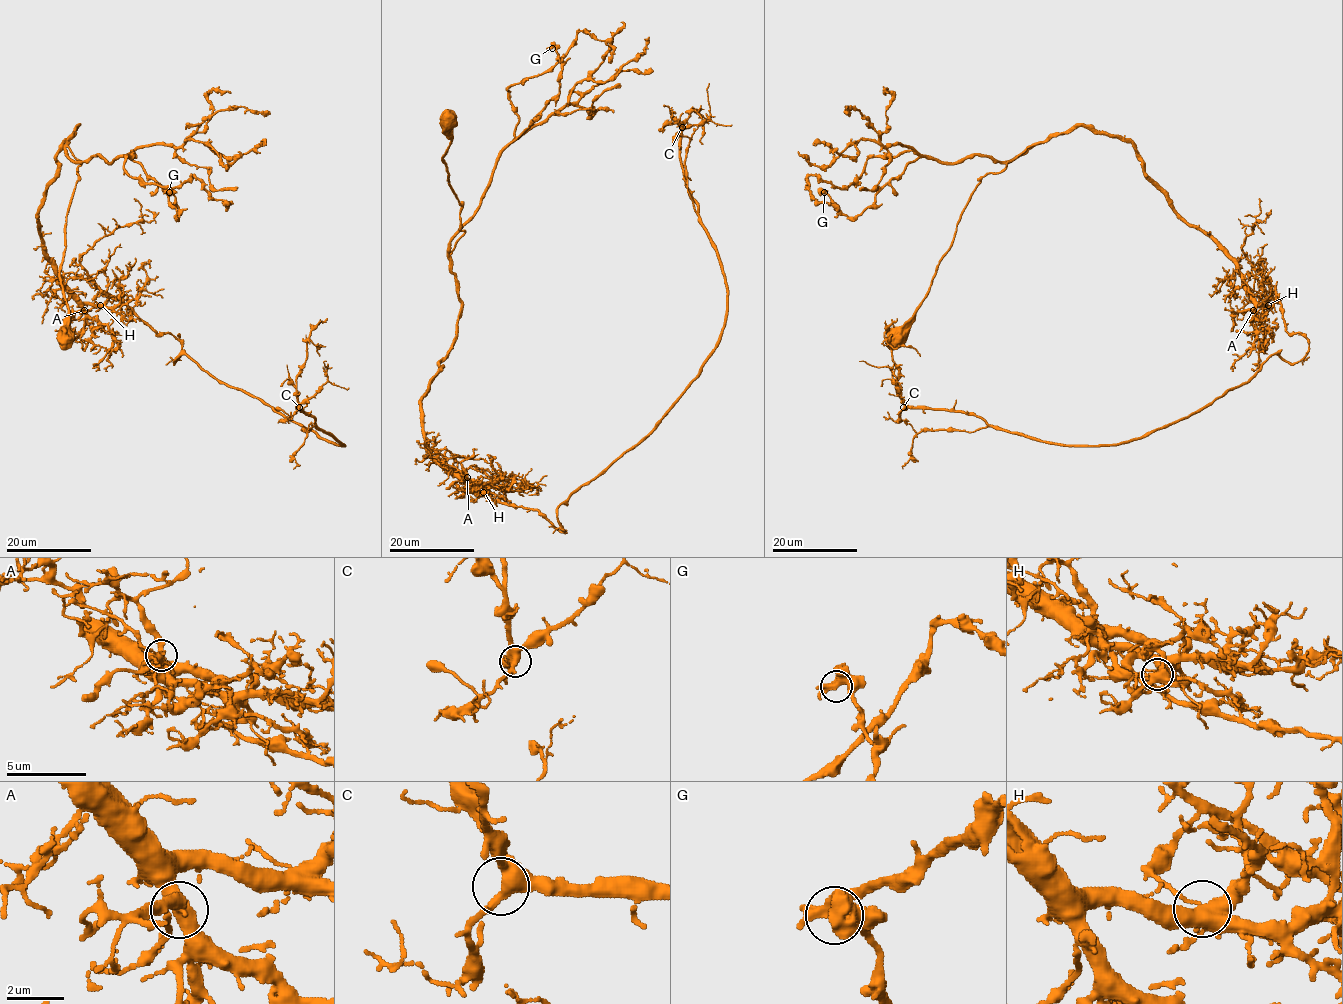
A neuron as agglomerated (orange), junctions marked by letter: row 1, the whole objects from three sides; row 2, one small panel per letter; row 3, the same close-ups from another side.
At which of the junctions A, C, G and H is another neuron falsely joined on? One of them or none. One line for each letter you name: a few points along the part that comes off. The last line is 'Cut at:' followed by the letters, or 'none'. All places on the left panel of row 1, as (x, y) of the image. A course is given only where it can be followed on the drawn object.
H: foreign part runs (101, 305), (110, 293), (180, 342), (174, 363), (185, 354), (343, 445), (297, 408), (310, 340), (319, 356)
Cut at: H

